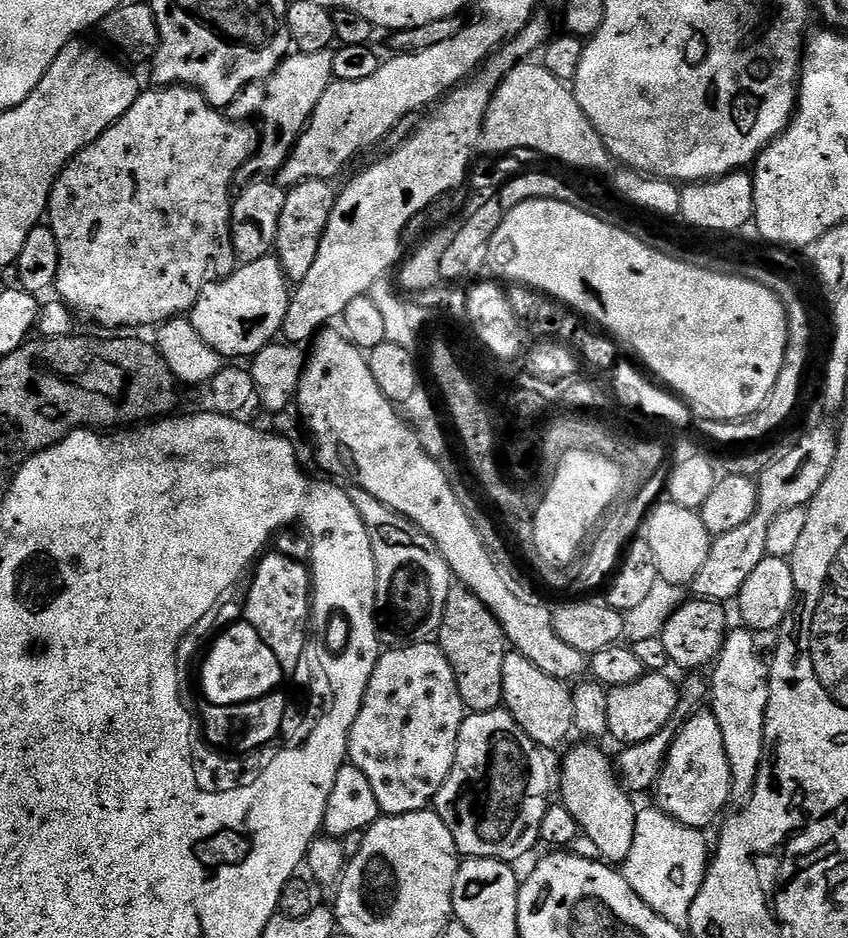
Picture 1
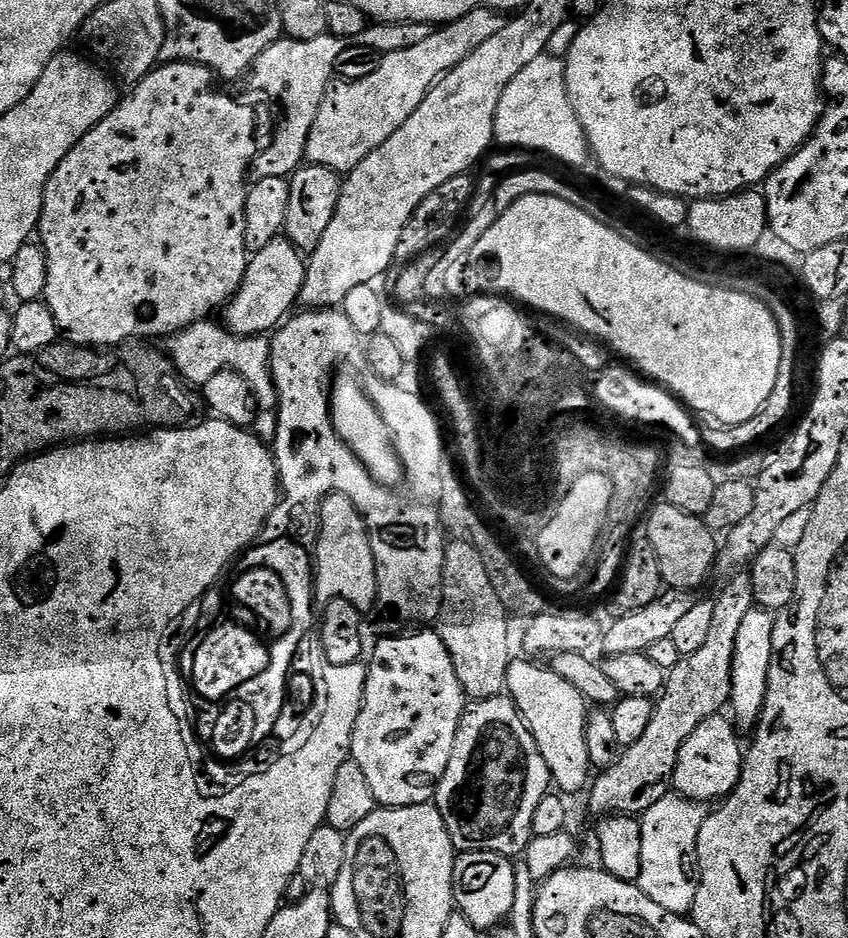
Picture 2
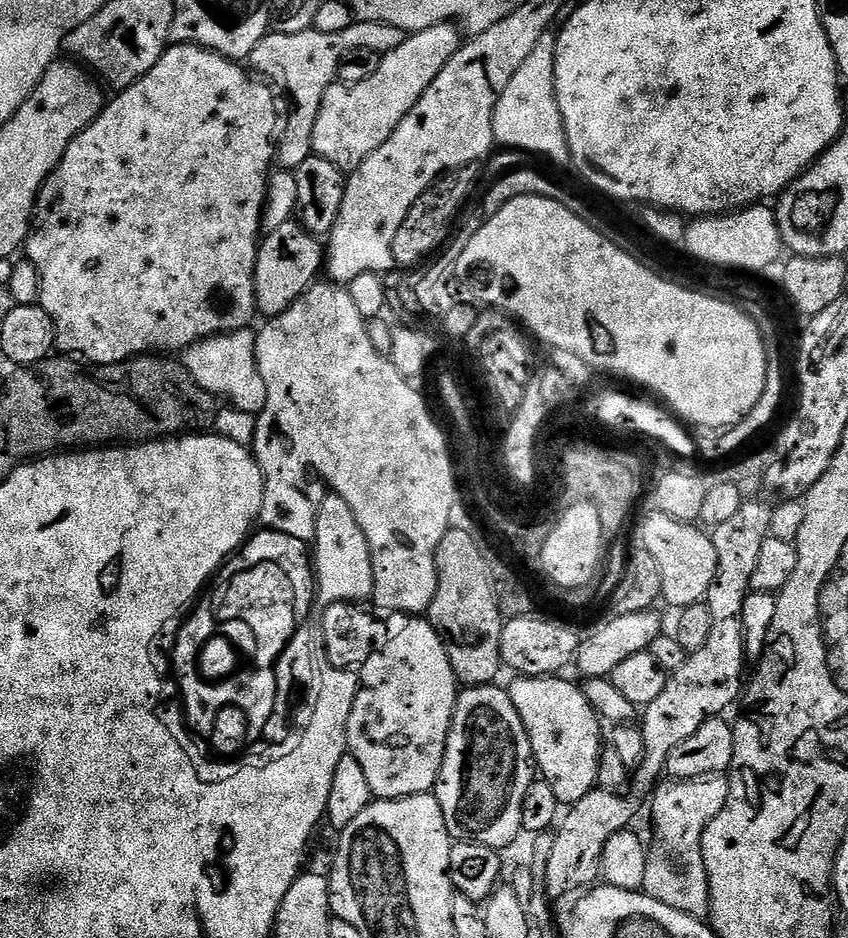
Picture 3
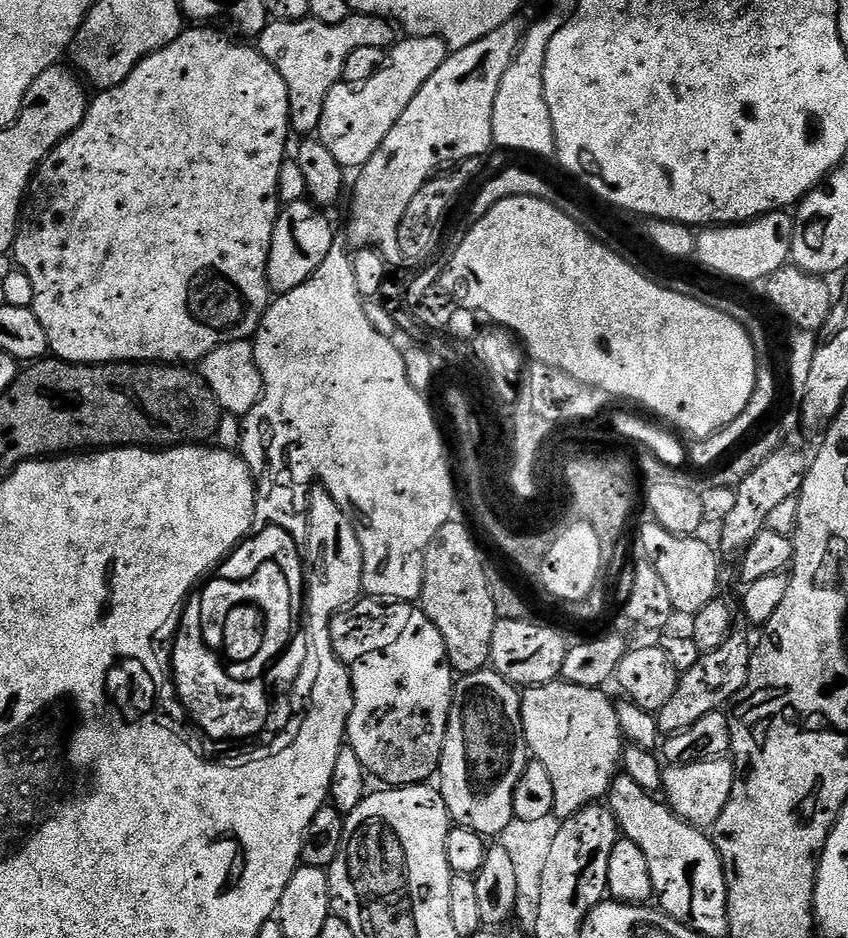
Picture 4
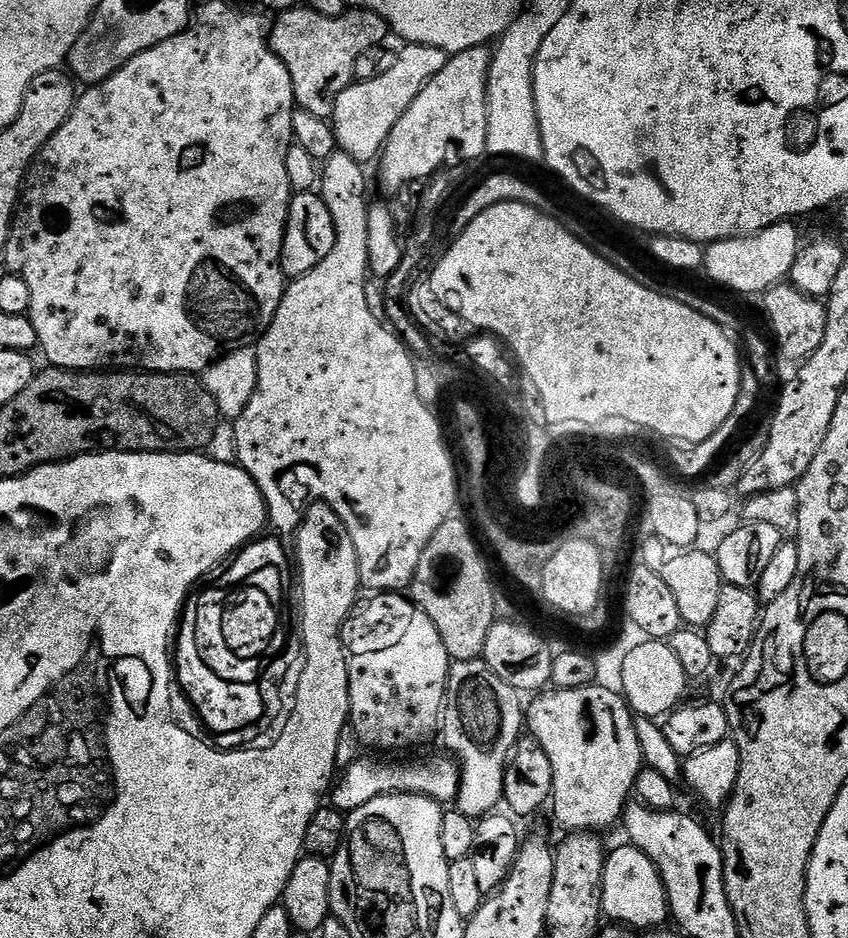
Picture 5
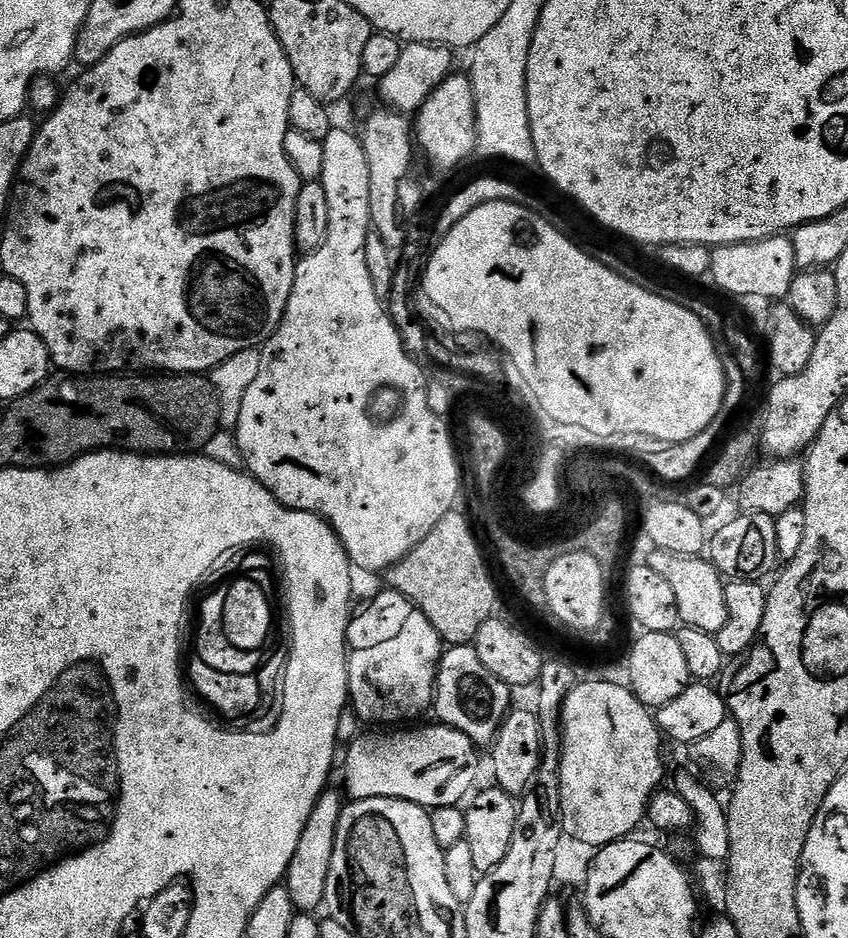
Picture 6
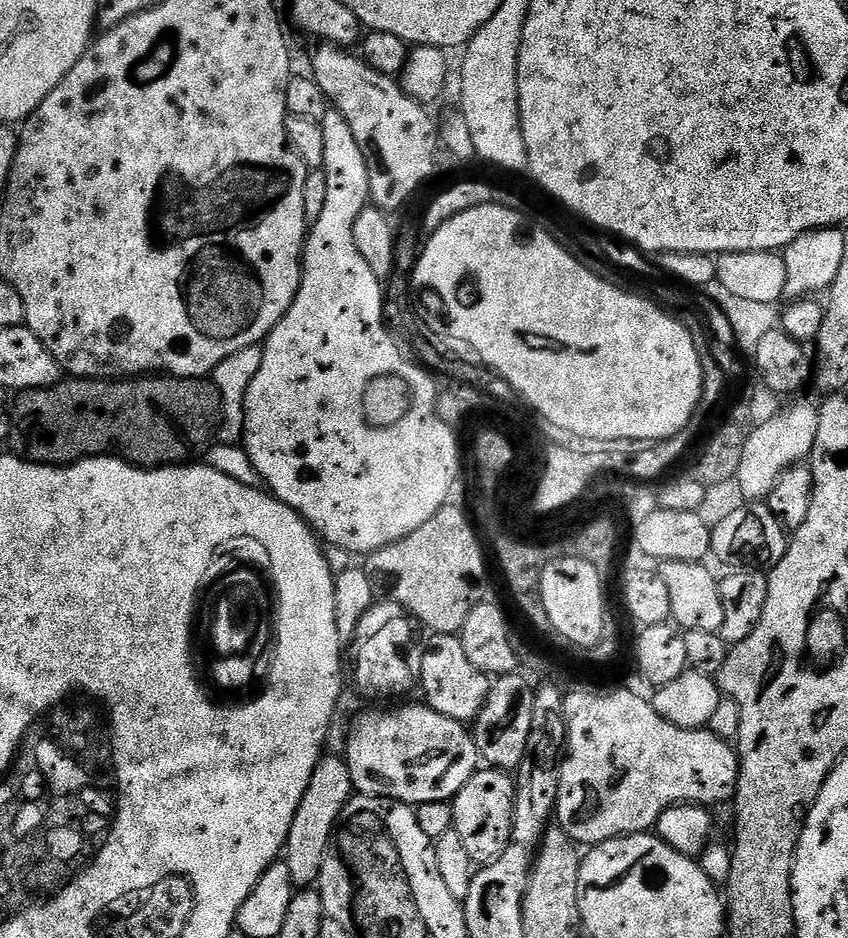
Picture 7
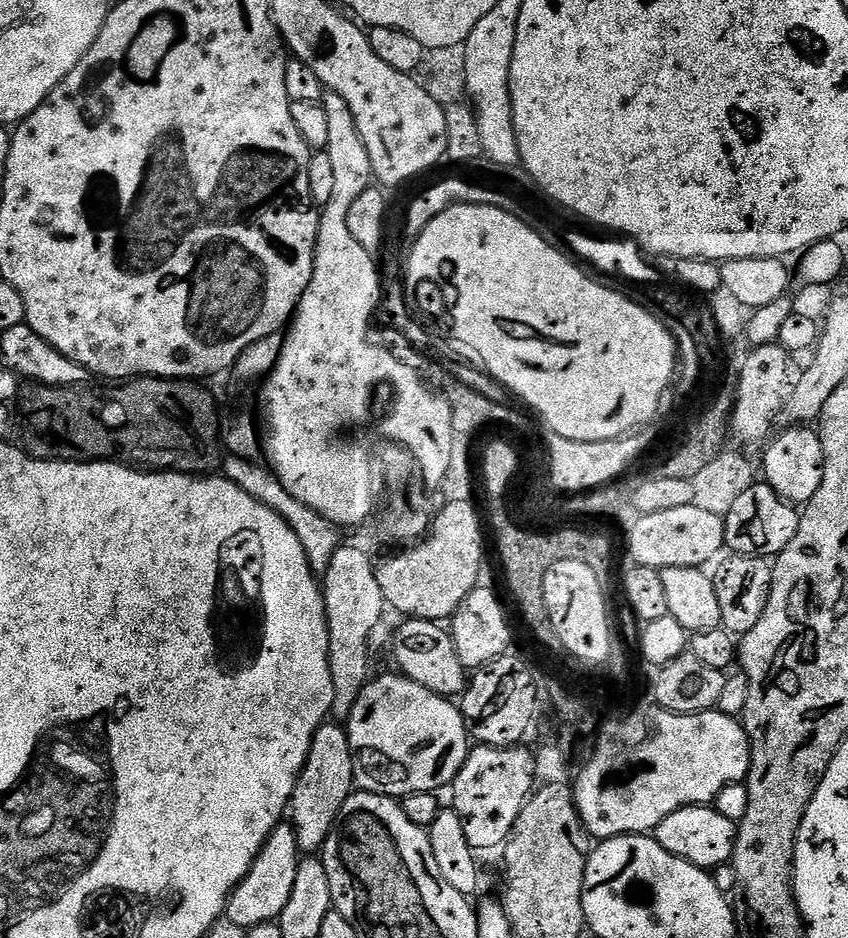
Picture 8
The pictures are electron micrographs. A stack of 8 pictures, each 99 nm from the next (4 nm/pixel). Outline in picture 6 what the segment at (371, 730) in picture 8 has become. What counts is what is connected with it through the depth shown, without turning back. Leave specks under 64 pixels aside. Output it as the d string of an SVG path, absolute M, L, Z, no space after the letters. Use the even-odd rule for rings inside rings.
M433 723L433 728L416 728L411 730L388 730L385 736L368 736L362 734L352 744L347 745L348 757L344 760L344 784L348 787L347 795L352 800L366 798L394 798L414 802L427 808L455 808L469 799L468 791L476 784L476 775L480 772L478 746L469 736L457 728L447 728L442 723Z

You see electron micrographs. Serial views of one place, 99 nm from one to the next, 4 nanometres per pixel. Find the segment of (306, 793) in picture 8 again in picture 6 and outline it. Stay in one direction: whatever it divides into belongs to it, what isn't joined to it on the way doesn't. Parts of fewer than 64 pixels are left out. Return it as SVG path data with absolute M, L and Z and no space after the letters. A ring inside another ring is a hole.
M325 790L318 798L314 806L310 818L306 822L306 826L302 830L302 836L298 842L298 850L294 854L294 858L288 867L288 875L286 877L286 887L288 893L292 898L292 905L297 908L301 913L312 914L317 910L316 907L321 907L324 904L324 895L326 894L326 882L330 874L330 862L334 854L334 842L336 841L336 831L340 825L340 814L344 811L346 803L345 797L339 796L336 792Z

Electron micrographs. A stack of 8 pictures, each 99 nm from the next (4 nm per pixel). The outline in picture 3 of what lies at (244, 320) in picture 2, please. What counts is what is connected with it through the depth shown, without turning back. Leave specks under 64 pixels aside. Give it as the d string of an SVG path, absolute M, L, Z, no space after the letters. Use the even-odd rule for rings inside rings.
M295 219L282 222L278 230L267 233L260 241L260 251L256 253L256 307L259 315L271 318L285 312L307 288L317 283L316 276L326 264L326 248L317 237L305 230Z

